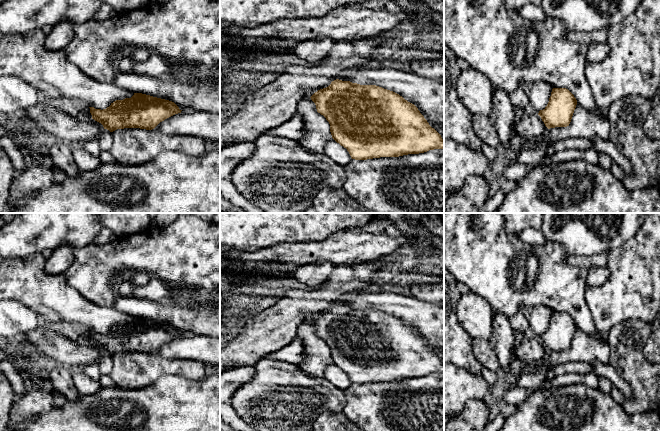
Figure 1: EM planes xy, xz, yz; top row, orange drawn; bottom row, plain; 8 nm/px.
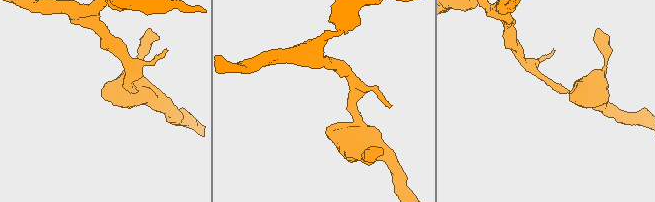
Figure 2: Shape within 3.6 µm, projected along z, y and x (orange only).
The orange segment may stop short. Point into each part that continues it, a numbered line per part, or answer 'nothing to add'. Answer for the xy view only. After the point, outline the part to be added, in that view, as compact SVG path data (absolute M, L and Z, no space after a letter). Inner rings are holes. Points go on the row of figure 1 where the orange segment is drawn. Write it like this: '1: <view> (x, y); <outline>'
nothing to add

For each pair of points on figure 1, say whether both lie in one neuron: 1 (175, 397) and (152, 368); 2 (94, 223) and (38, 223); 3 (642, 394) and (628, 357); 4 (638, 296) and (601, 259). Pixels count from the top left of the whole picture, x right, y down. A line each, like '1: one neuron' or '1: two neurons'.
1: two neurons
2: one neuron
3: one neuron
4: two neurons

